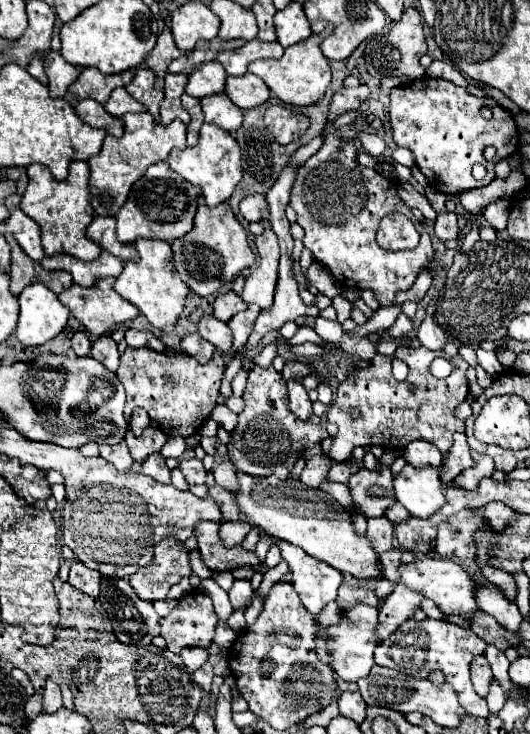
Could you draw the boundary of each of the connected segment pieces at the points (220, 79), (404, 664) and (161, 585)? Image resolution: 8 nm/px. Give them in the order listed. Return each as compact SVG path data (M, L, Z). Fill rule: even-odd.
M218 60L200 64L190 76L188 76L188 86L186 86L186 94L194 96L194 98L204 98L204 96L212 96L212 94L220 94L224 92L224 84L226 84L226 70Z
M426 618L422 622L408 620L390 638L378 642L374 650L374 660L378 666L394 668L414 678L426 678L430 670L442 670L446 682L450 682L452 688L458 692L460 704L466 708L466 712L478 718L488 718L490 710L486 706L486 700L474 692L470 682L470 662L476 654L482 654L484 650L486 650L486 642L480 636L476 636L472 630L464 630L444 620Z
M174 536L164 538L154 548L154 562L130 576L130 584L142 600L164 600L168 590L182 578L190 578L192 566L188 548Z

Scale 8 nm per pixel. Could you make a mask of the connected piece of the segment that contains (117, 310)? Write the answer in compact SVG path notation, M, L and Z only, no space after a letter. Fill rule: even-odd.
M104 278L104 280L98 280L90 288L82 288L78 284L72 284L62 294L58 294L58 300L70 308L72 316L78 318L86 326L88 332L92 332L96 336L104 336L110 330L118 328L120 324L124 324L124 322L128 322L128 320L132 320L132 318L136 318L140 314L138 308L134 308L134 304L126 304L126 300L122 300L114 292L114 282L116 282L114 278Z

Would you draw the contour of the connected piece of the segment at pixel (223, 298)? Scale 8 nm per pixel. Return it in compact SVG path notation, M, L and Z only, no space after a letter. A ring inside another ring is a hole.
M226 292L226 294L220 294L214 302L214 316L222 322L228 322L236 312L240 310L246 310L246 302L236 294L236 292Z

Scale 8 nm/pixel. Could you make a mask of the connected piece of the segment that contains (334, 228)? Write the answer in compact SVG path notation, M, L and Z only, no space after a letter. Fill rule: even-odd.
M336 132L326 134L322 148L298 168L290 206L296 210L296 222L306 230L304 246L312 250L316 262L326 266L340 286L374 292L380 306L394 306L396 294L410 290L420 270L432 262L434 246L430 236L398 196L396 184L376 170L358 166L354 144L342 142ZM392 212L404 214L420 228L420 244L414 250L390 252L378 248L378 224Z

